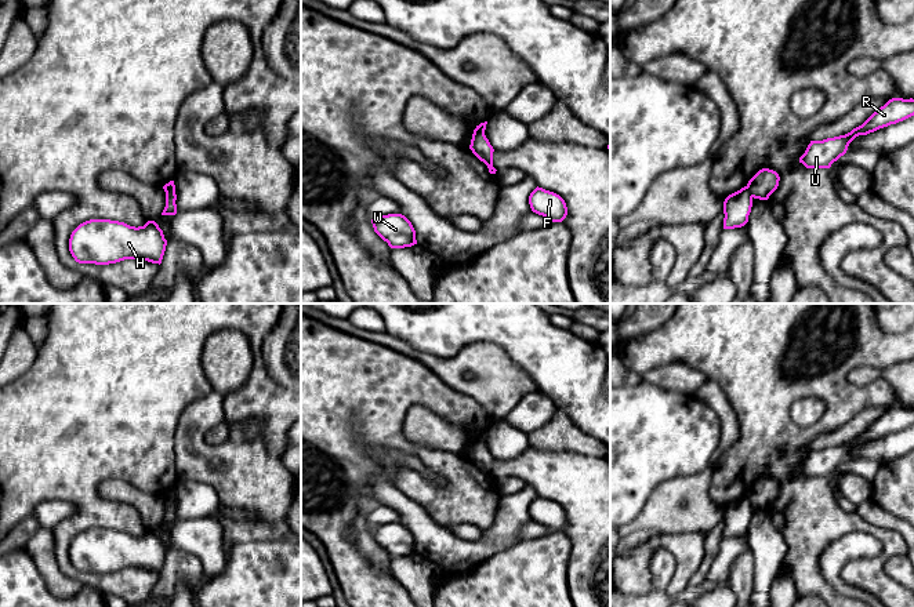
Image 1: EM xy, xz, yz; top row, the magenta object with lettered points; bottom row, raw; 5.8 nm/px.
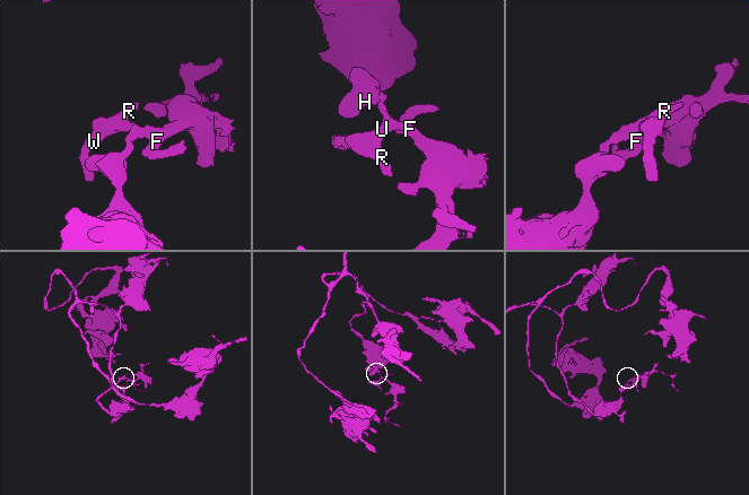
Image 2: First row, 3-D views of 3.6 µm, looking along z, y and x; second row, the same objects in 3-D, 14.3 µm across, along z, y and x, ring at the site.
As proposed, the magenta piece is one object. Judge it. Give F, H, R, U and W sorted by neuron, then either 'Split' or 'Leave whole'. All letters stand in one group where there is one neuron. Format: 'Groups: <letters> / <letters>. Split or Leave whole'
Groups: F R U W / H. Split

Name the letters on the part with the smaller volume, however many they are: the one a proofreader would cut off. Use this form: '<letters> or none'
F, R, U, W

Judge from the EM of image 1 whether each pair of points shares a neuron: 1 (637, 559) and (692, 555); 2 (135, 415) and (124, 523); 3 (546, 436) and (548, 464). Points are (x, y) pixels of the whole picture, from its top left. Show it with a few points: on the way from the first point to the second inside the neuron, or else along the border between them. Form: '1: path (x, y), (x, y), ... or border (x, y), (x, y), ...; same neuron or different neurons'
1: path (650, 546), (653, 544), (678, 545); same neuron
2: path (108, 443), (93, 458), (93, 497), (97, 501); same neuron
3: border (529, 444), (547, 451), (573, 451), (579, 455); different neurons

